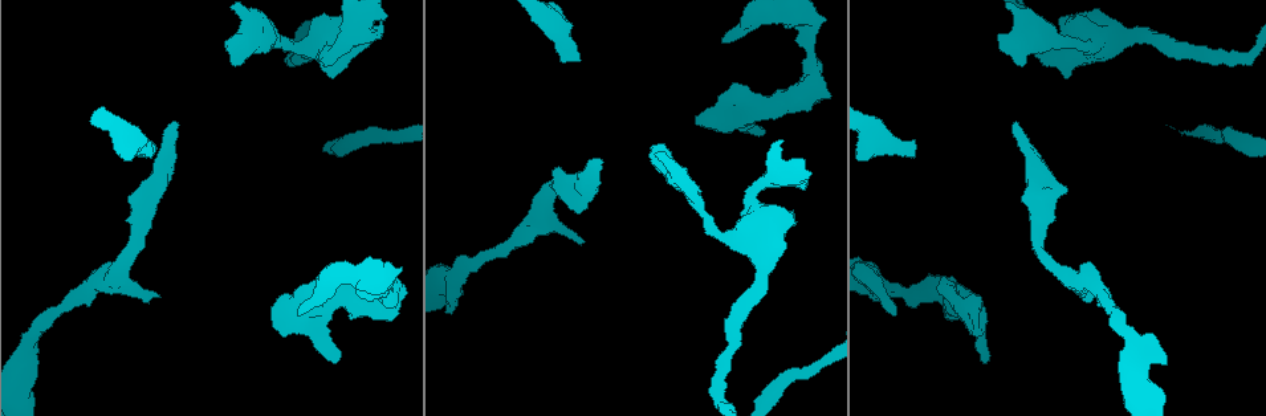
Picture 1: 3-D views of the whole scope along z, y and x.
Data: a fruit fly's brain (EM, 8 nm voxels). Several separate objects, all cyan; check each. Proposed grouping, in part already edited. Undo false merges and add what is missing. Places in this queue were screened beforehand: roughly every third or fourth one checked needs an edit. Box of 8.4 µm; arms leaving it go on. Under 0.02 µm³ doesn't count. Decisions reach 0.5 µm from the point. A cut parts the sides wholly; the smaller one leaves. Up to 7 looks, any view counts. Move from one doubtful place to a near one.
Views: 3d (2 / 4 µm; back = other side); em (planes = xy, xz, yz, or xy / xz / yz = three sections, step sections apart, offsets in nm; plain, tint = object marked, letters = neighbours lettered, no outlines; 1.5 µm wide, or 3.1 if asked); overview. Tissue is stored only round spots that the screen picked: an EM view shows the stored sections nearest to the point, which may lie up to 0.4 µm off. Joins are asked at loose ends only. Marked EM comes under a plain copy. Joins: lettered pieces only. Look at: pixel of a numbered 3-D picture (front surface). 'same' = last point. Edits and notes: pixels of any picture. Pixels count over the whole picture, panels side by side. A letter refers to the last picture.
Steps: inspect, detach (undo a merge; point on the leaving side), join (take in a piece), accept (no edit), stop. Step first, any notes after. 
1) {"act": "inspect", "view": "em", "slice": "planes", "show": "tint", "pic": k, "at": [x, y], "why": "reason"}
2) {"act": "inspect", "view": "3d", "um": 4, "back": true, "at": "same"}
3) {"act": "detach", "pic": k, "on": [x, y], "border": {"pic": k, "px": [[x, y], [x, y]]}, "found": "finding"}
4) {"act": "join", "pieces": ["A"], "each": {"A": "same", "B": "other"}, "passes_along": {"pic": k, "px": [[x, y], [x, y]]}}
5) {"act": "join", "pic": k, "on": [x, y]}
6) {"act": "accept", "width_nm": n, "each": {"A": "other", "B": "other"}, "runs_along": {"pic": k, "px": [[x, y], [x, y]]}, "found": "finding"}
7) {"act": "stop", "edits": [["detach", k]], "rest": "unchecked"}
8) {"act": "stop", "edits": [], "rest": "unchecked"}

{"act": "inspect", "view": "em", "slice": "planes", "show": "letters", "pic": 1, "at": [140, 156], "why": "stops while still wide"}

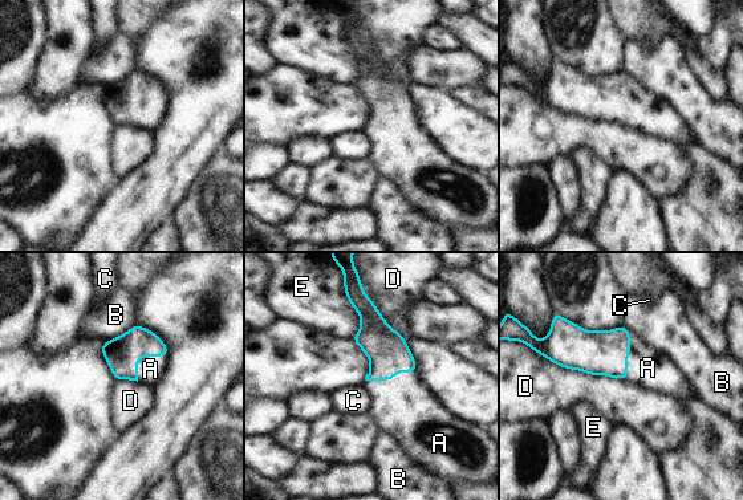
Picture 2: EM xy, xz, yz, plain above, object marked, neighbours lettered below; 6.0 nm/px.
{"act": "join", "pieces": ["A"], "each": {"A": "same", "B": "other", "C": "other", "D": "other", "E": "other"}, "found": "it goes on there"}

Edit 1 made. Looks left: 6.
{"act": "inspect", "view": "em", "slice": "xz", "step": 4, "show": "letters", "pic": 1, "at": [602, 163], "why": "branch stops here"}

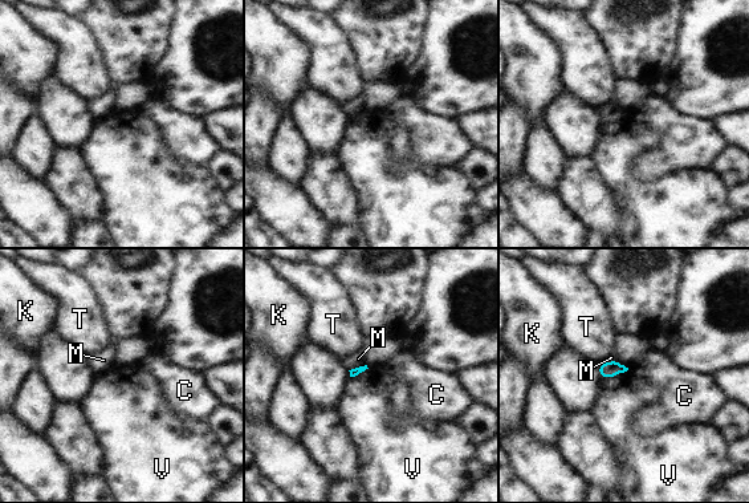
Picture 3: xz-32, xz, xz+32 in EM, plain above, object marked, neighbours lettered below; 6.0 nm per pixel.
{"act": "accept", "each": {"C": "other", "K": "other", "M": "other", "T": "other", "V": "other"}, "border": {"pic": 3, "px": [[629, 369], [602, 380]]}, "found": "no lettered piece goes on from it"}

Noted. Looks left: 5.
{"act": "inspect", "view": "3d", "um": 2, "pic": 1, "at": [581, 244], "why": "branch stops here"}

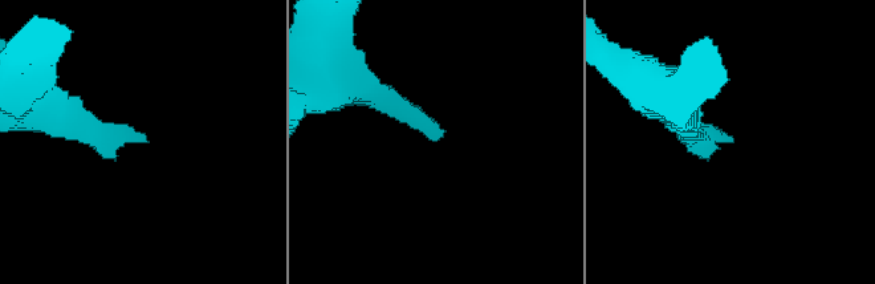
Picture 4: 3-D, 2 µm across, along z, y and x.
{"act": "inspect", "view": "em", "slice": "xy", "step": 8, "show": "letters", "pic": 4, "at": [441, 136], "why": "now the EM"}

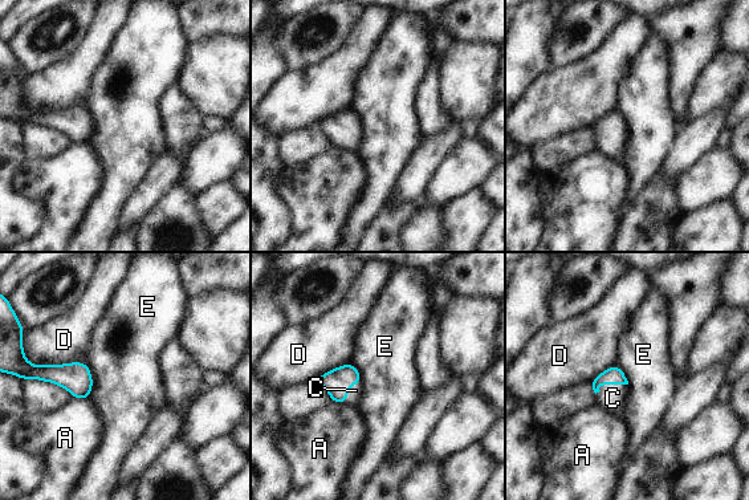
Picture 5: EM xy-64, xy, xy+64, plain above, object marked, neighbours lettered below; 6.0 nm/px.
{"act": "inspect", "view": "em", "slice": "planes", "show": "letters", "at": "same", "why": "another direction"}

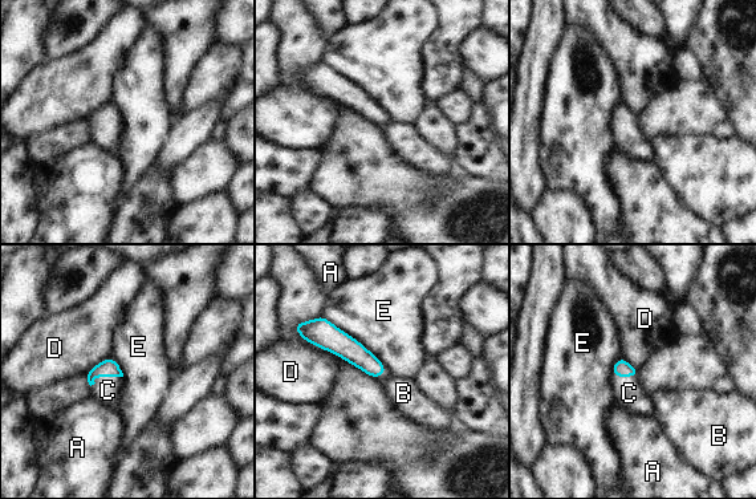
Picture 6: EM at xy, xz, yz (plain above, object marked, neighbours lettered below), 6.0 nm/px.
{"act": "join", "pieces": ["C"], "each": {"A": "other", "B": "other", "C": "same", "D": "other", "E": "other"}, "passes_along": {"pic": 6, "px": [[106, 368], [104, 376], [108, 390]]}, "found": "it goes on there"}

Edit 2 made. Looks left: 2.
{"act": "stop", "edits": [["join", 2], ["join", 6]], "rest": "unchecked"}

